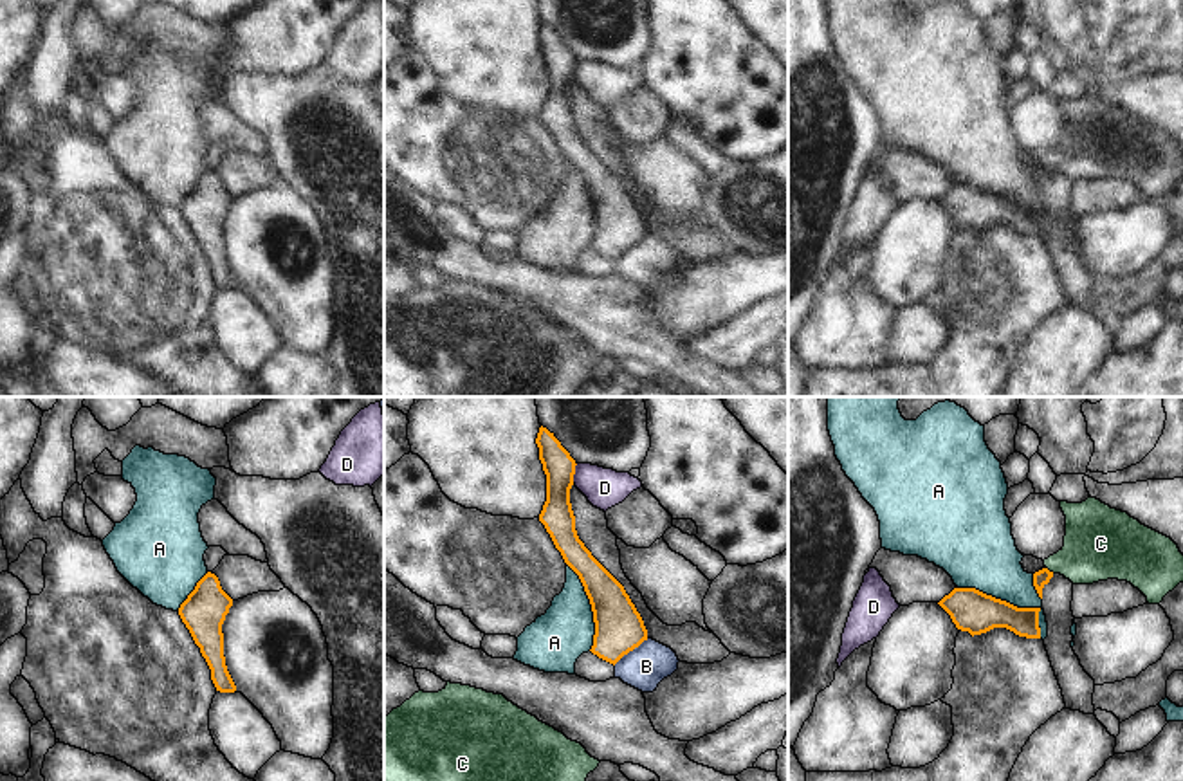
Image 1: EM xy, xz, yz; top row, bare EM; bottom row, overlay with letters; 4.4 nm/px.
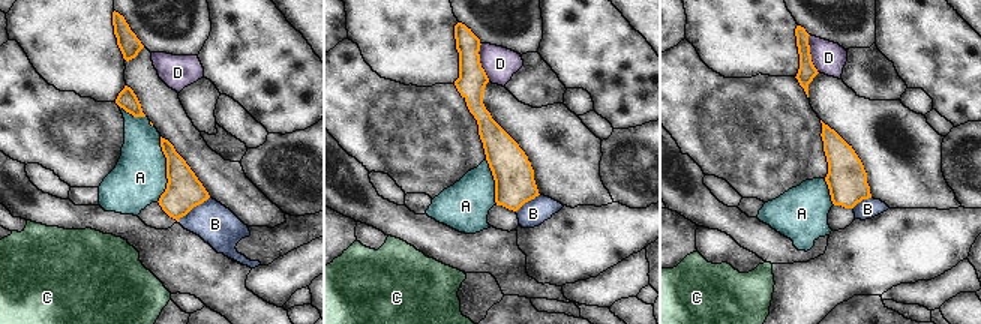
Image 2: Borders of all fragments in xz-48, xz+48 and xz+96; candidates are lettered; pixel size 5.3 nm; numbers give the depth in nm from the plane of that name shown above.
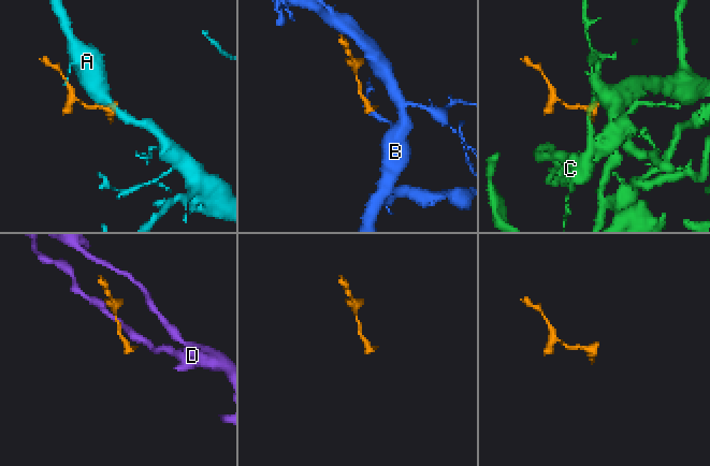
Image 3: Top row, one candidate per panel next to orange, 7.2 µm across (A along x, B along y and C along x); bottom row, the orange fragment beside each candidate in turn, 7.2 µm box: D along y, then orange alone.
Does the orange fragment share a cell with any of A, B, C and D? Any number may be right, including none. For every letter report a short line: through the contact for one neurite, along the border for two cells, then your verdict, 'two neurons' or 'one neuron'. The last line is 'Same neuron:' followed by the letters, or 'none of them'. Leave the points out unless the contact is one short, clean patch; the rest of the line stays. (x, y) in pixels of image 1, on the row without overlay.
A: two neurons
B: two neurons
C: line yz (1046, 163), (1054, 168); two neurons
D: line xz (577, 60), (572, 78); two neurons
Same neuron: none of them

